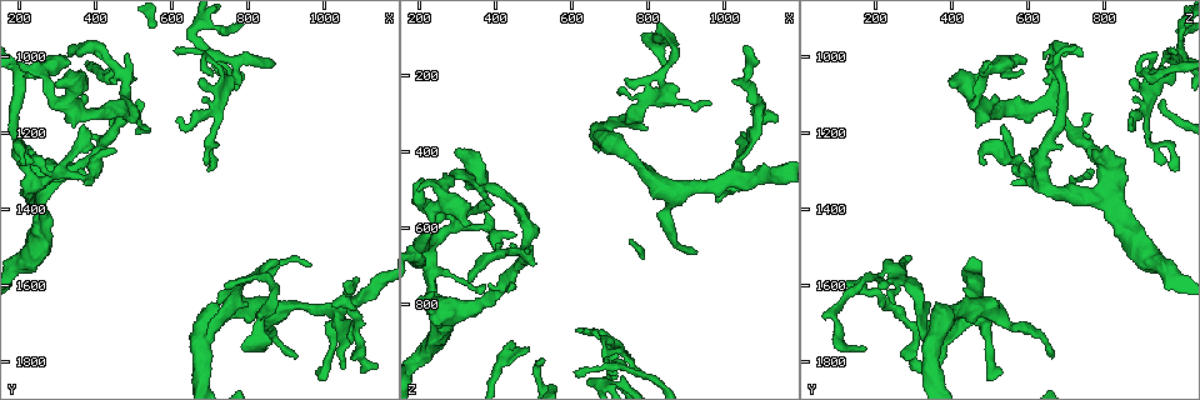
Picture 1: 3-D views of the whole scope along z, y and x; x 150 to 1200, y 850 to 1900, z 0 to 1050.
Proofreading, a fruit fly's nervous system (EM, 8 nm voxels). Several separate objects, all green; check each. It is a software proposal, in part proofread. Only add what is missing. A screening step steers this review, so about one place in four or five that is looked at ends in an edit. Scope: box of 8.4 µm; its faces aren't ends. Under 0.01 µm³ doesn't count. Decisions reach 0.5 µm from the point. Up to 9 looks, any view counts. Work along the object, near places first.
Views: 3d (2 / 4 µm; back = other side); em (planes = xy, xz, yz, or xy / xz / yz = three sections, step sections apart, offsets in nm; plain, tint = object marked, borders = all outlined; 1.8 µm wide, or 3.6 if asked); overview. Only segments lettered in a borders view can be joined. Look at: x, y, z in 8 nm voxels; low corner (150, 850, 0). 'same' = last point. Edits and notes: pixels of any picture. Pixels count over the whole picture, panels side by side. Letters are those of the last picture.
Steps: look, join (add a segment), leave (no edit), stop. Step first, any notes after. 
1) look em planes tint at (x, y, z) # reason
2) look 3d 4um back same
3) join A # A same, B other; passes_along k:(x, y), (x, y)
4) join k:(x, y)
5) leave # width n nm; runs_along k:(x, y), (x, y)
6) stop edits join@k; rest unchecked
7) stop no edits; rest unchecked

look em 3.6um xy step 8 tint at (845, 1760, 170) # thin end

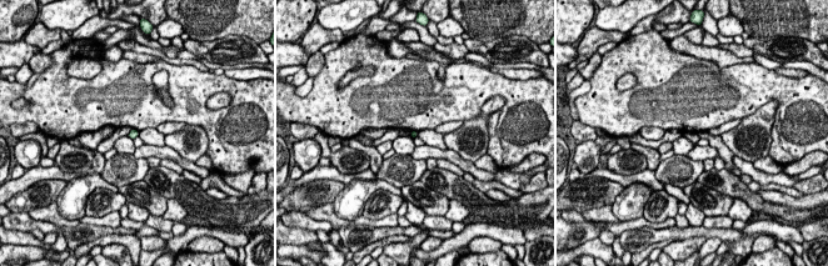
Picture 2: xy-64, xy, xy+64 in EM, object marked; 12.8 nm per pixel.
look em 3.6um planes borders same # cut it another way

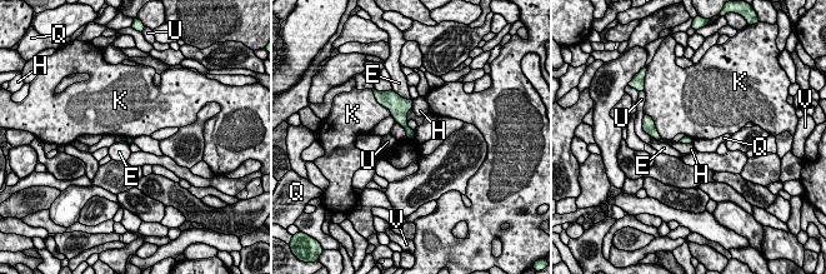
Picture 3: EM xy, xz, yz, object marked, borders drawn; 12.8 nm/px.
leave # width 90 nm; longest_contact K 300 nm; E other, H other, K other, Q other, U other, V other; no lettered segment goes on from it

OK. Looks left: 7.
look em planes borders at (1060, 1590, 120) # thin end

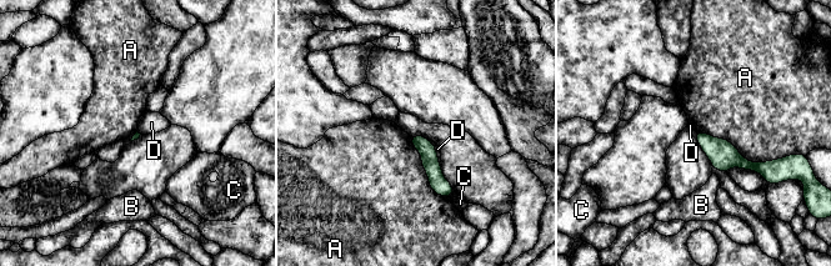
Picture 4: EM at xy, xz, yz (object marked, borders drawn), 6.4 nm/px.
leave # A other, B other, C other, D other; none of them fits

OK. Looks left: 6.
look 3d 2um at (830, 1560, 255) # sharp bend

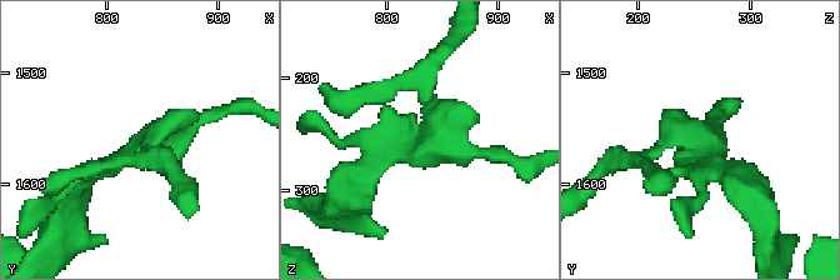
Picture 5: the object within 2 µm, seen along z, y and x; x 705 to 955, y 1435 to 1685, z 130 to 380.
look em planes tint at (838, 1560, 262) # shape alone is not enough

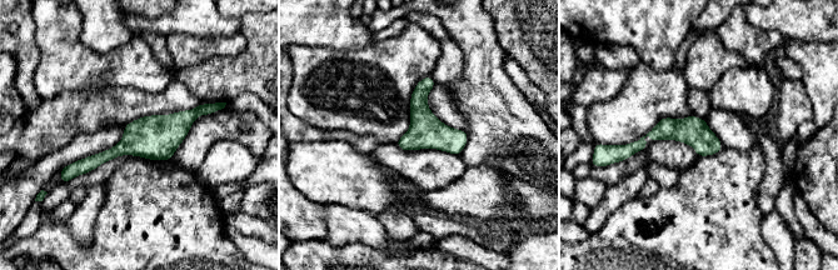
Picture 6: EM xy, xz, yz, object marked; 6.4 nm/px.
look em planes borders same # what lies round it

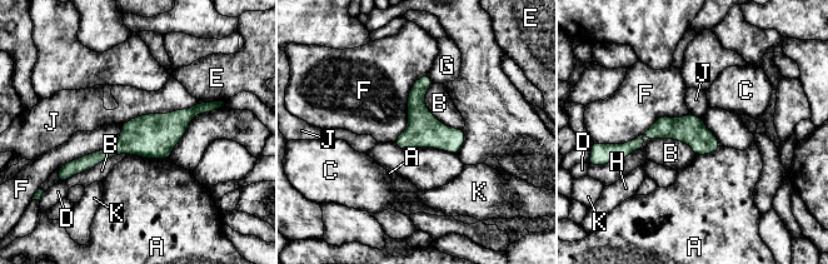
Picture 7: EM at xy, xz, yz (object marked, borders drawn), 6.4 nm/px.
leave # width 190 nm; A other, B other, C other, D other, E other, F other, G other, H other, J other, K other; border 7:(121, 125), (111, 144), (59, 168); no lettered segment goes on from it

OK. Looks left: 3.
look em xy step 4 tint at (325, 1005, 740) # free end

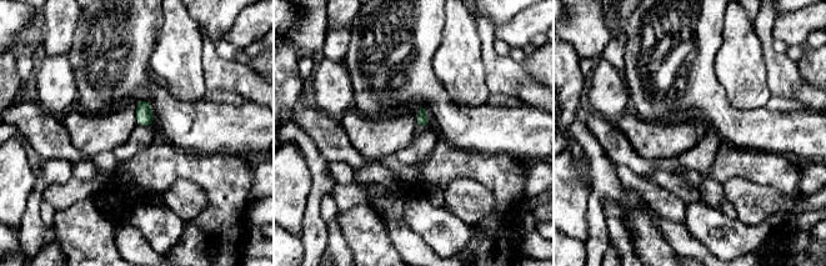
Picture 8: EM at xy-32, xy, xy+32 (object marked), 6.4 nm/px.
look em planes borders same # another direction

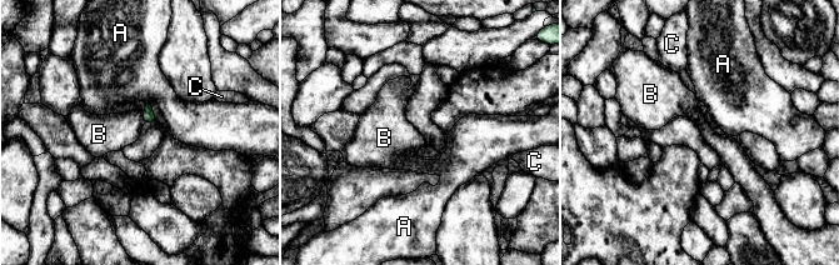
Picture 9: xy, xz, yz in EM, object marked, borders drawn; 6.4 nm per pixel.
leave # A other, B other, C other; none of them fits

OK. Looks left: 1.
stop no edits; rest unchecked

